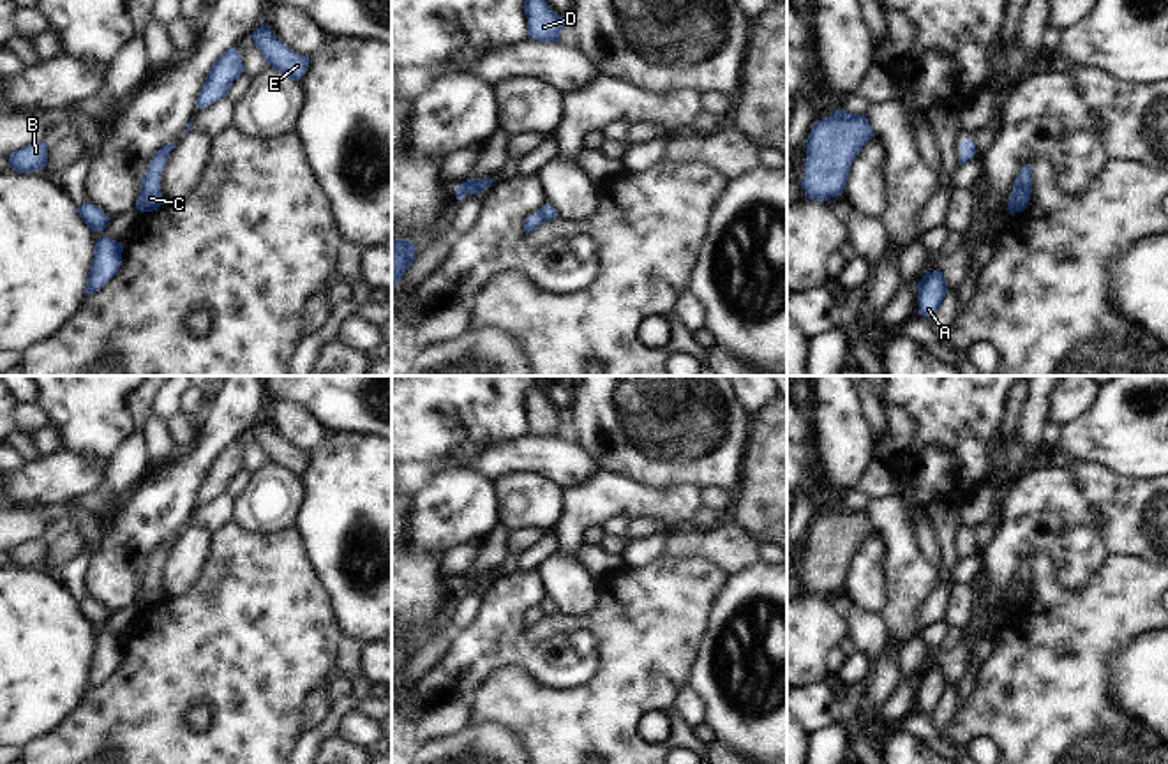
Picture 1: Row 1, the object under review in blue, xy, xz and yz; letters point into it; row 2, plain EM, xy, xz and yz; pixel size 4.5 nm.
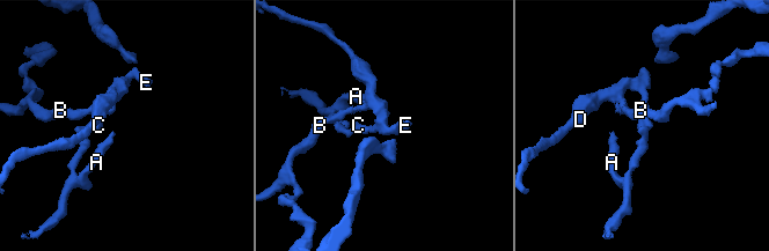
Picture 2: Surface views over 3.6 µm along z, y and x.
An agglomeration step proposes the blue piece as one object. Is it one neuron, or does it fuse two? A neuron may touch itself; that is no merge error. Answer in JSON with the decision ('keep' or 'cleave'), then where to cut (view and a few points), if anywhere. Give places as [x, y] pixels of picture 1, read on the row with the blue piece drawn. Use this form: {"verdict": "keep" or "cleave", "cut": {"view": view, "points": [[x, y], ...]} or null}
{"verdict": "cleave", "cut": {"view": "yz", "points": [[1017, 177], [1029, 193]]}}

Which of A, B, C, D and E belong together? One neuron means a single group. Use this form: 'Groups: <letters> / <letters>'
Groups: A / B C D E.

